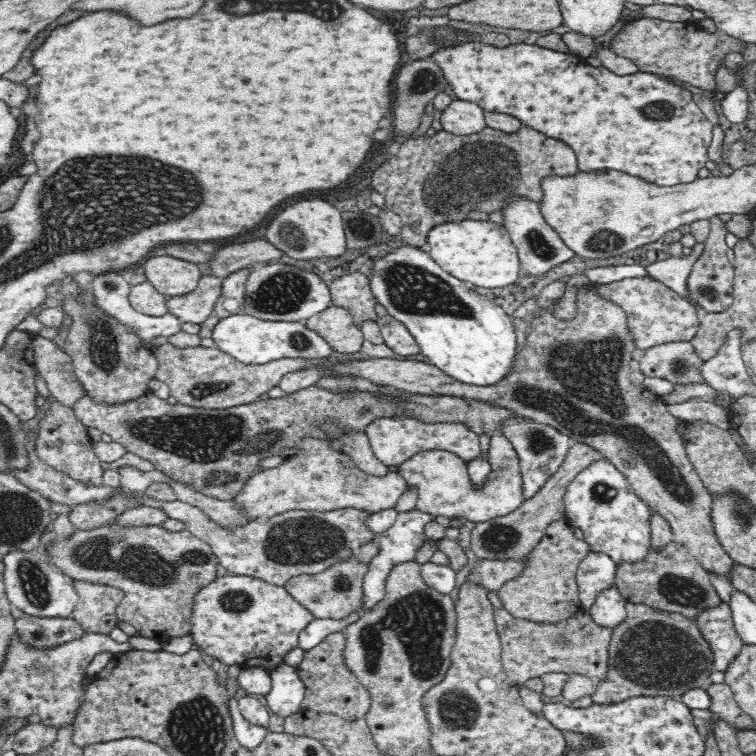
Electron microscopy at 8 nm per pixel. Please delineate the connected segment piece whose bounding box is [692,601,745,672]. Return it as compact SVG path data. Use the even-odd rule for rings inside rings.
M722 601L698 612L692 620L712 651L716 670L724 672L745 644L736 632L731 606Z

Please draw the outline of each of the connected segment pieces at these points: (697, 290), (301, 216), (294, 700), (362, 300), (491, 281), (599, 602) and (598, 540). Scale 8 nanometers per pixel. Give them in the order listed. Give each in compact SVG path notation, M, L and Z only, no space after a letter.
M714 216L710 221L709 235L704 243L701 256L696 259L692 272L688 276L688 294L700 308L713 315L726 310L733 301L733 280L735 270L728 261L728 247L726 246L726 236L729 230L727 223L720 220L719 216Z
M300 200L280 210L266 226L265 237L284 254L297 259L318 259L322 256L338 256L347 248L340 208L320 200Z
M280 663L271 669L272 688L267 697L270 710L286 718L300 710L305 688L296 667Z
M359 272L349 273L328 282L332 305L348 310L354 322L376 319L375 295L372 294L368 277Z
M490 220L441 222L429 230L427 242L430 244L430 256L444 272L480 288L508 286L516 282L522 272L517 248L508 231L503 225Z
M614 584L600 592L588 609L594 622L612 629L625 619L626 603L627 600Z
M605 459L596 460L576 475L564 496L565 518L583 532L593 552L608 554L618 562L642 562L651 544L650 508L632 491L628 480Z

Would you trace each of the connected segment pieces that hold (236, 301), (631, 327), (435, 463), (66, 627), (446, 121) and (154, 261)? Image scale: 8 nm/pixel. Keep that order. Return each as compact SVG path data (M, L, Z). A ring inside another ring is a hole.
M252 267L231 272L223 278L220 298L216 302L214 313L221 319L238 314L243 310L246 280Z
M650 275L646 278L624 278L618 282L600 284L596 293L625 310L628 330L632 333L636 348L646 350L664 343L686 342L692 340L699 329L697 310L676 292Z
M498 432L491 435L487 460L491 466L481 485L470 479L467 462L451 451L425 451L416 454L398 468L407 484L418 486L418 501L415 509L431 516L446 516L451 521L477 523L488 521L514 512L526 498L524 497L524 481L516 451L504 436Z
M25 614L15 619L15 634L19 635L19 642L24 642L28 647L36 647L39 650L48 650L49 647L62 646L64 642L70 642L86 633L83 627L70 617L46 617Z
M452 98L442 110L439 122L443 129L457 135L469 135L486 128L484 109L475 102Z
M168 255L148 258L144 263L144 274L158 292L170 297L192 292L201 277L194 262Z

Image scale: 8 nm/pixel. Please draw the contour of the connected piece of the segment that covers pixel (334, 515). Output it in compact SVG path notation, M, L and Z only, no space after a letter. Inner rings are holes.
M144 496L141 502L164 509L168 518L184 521L186 529L208 543L212 554L228 573L253 576L281 587L292 577L316 574L356 556L362 545L376 537L366 525L366 518L372 512L352 507L326 512L288 510L263 522L250 521L238 528L221 528L216 521L209 520L202 509L180 500L168 503Z

